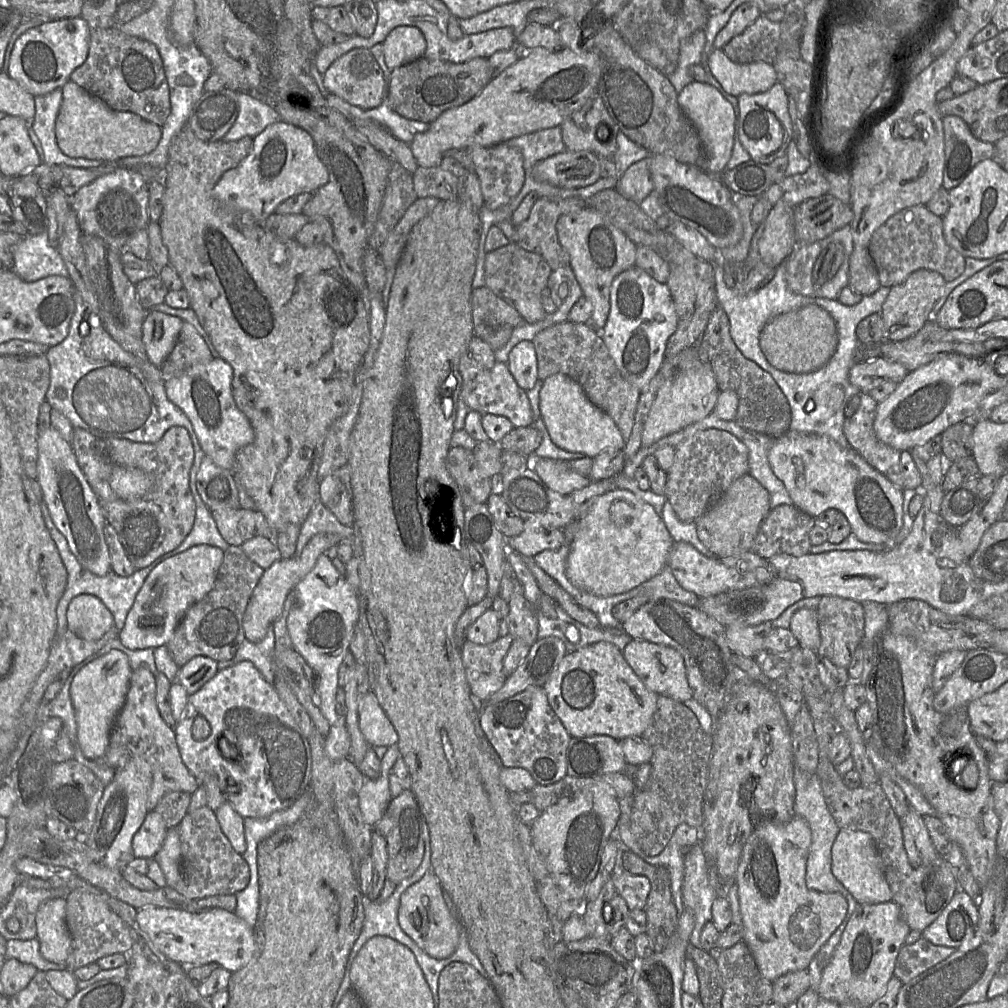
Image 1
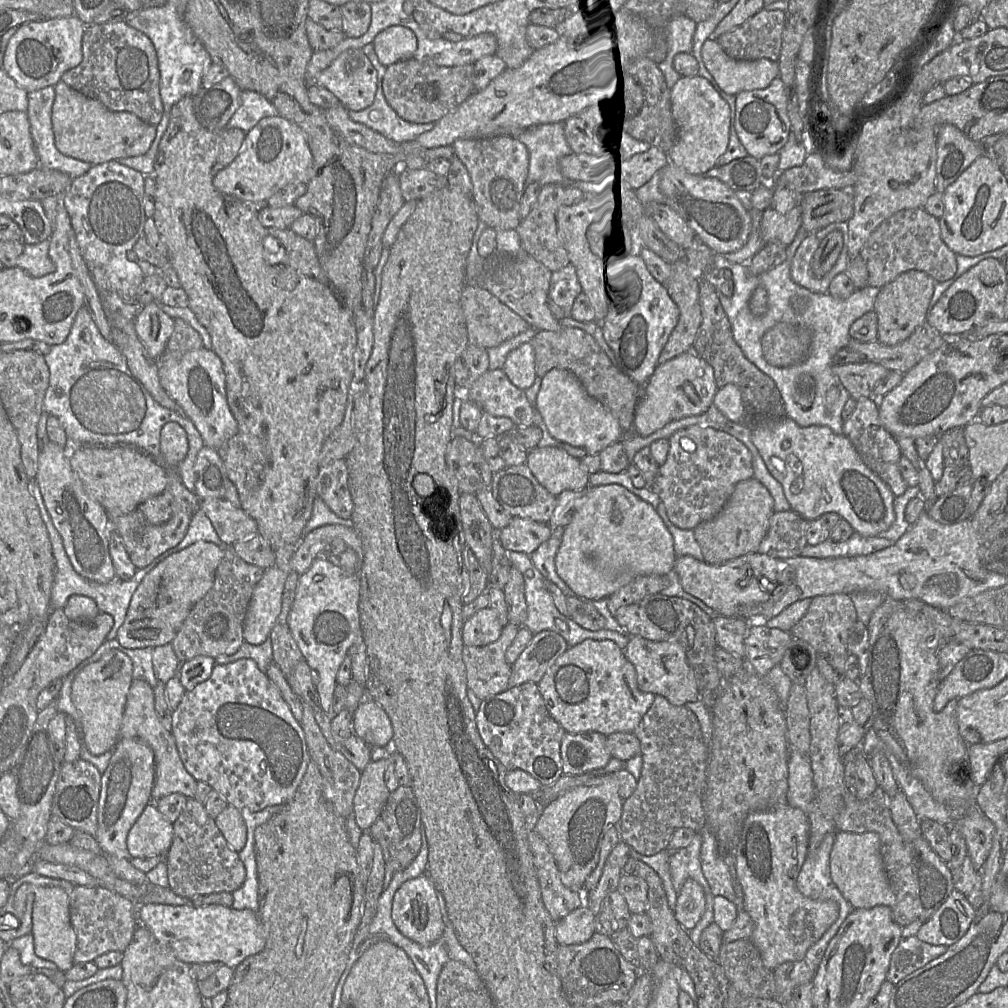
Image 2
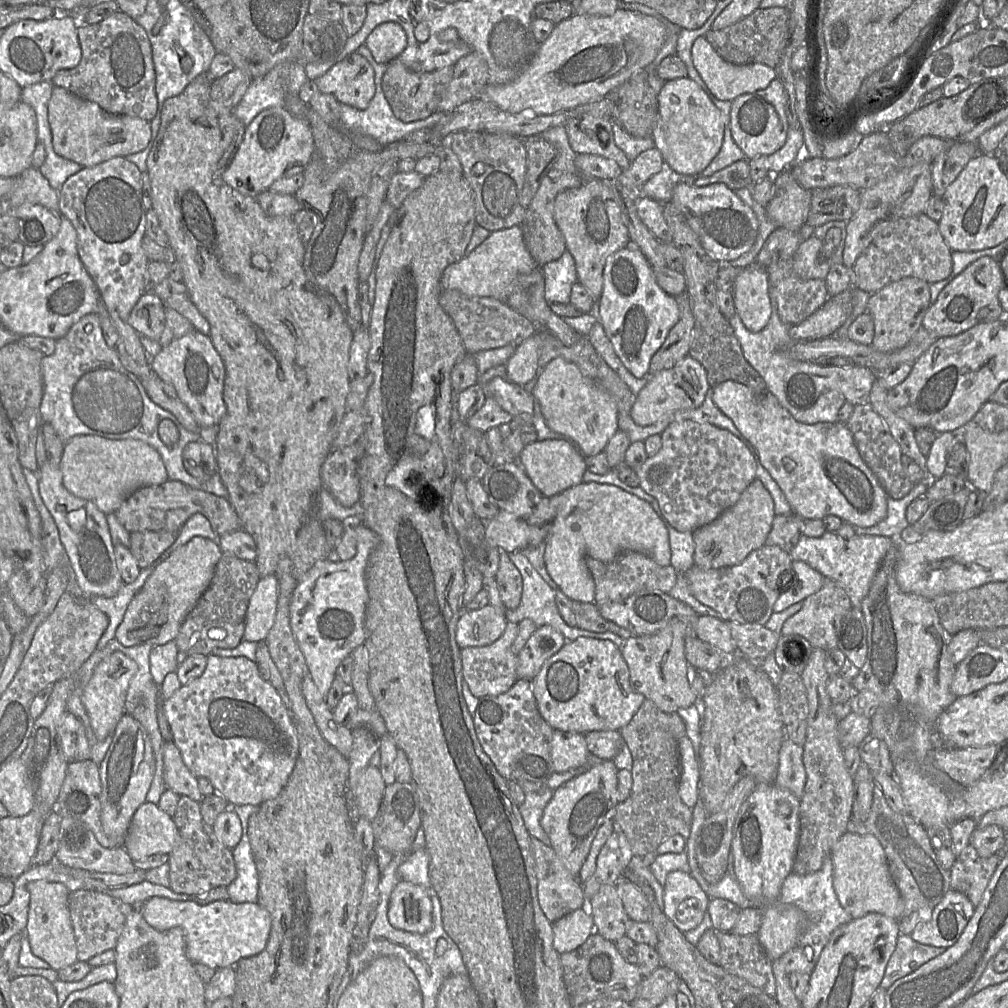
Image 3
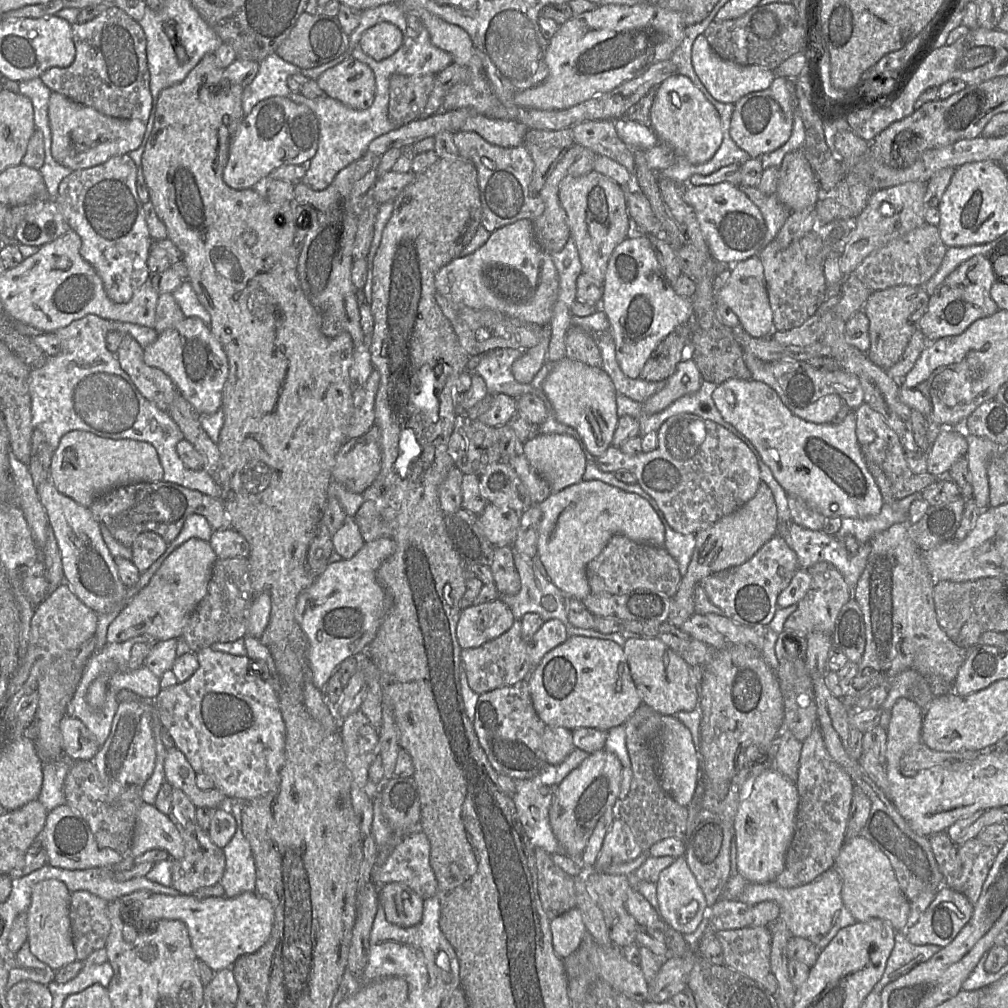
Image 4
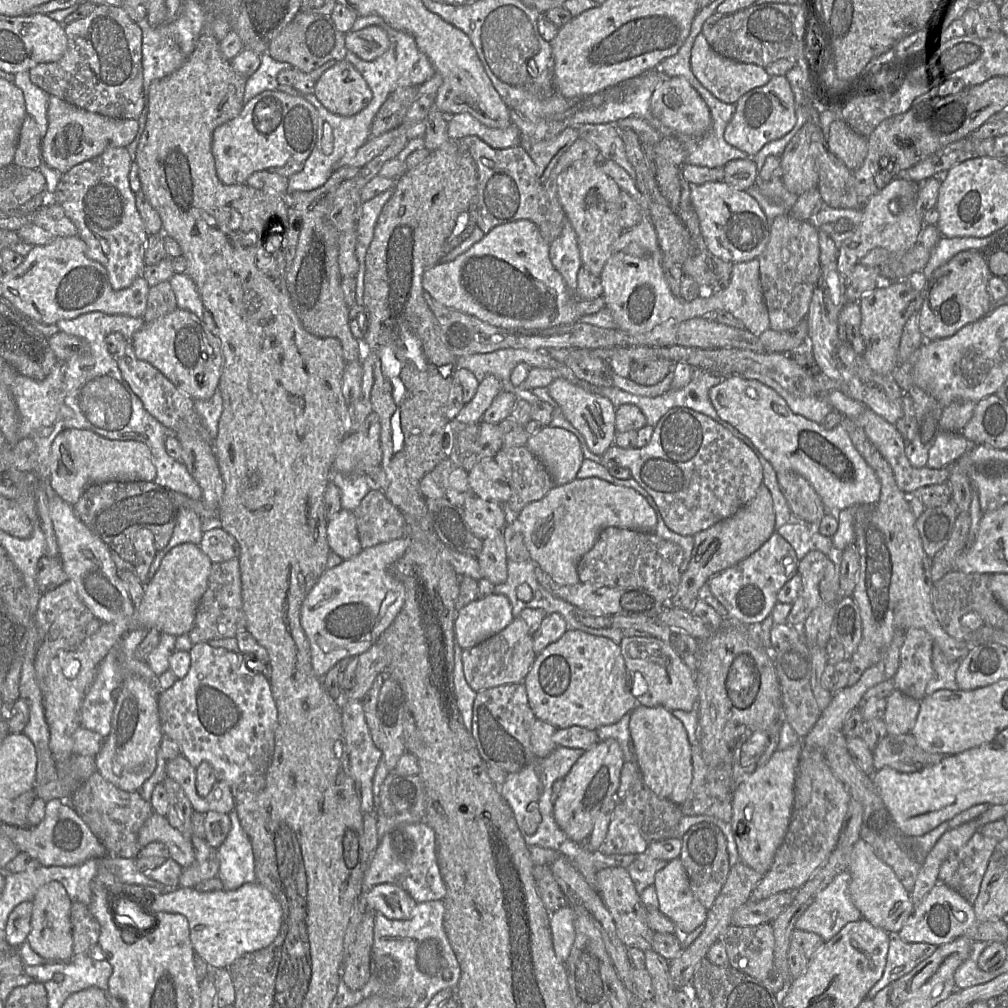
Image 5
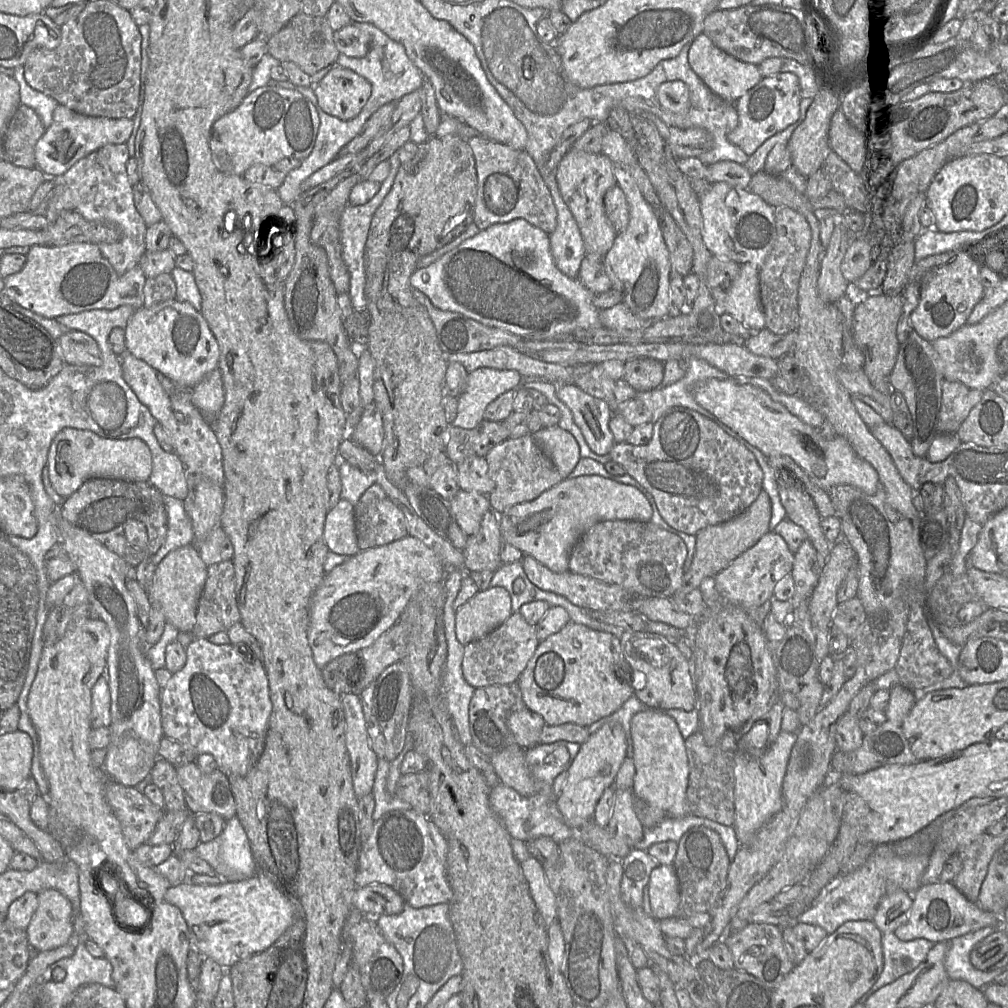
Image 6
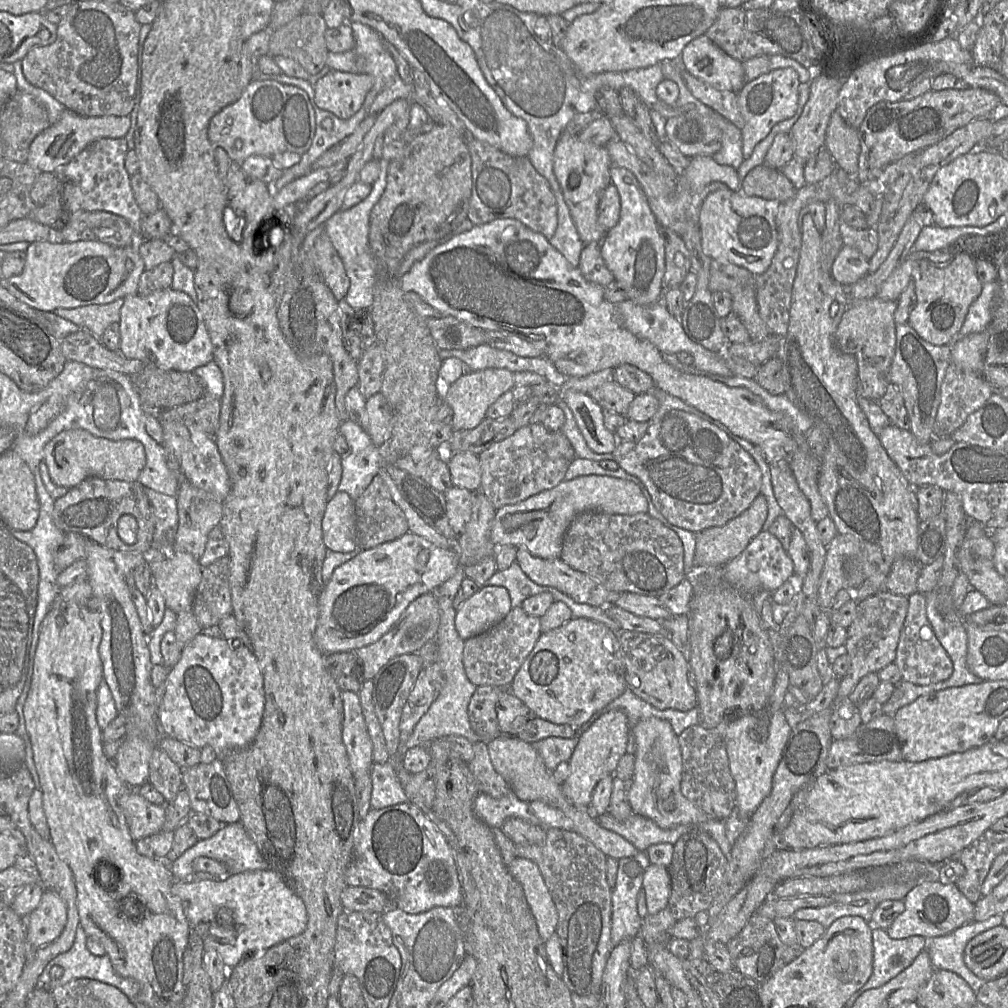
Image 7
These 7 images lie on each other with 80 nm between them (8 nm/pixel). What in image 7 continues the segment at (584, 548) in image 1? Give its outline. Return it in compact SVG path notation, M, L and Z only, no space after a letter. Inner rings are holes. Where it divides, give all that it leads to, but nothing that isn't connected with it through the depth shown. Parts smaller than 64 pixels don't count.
M580 476L573 480L563 480L554 488L517 504L497 509L490 538L495 547L523 547L539 558L560 558L564 535L570 523L578 514L591 510L608 514L635 515L648 512L648 503L640 487L632 481L613 476Z

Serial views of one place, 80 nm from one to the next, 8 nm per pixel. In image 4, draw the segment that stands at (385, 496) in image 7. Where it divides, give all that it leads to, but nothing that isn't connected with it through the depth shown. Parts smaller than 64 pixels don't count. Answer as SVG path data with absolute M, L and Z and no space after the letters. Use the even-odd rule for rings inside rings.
M374 499L365 500L353 520L358 526L364 542L378 538L392 538L392 524L382 515L382 506Z

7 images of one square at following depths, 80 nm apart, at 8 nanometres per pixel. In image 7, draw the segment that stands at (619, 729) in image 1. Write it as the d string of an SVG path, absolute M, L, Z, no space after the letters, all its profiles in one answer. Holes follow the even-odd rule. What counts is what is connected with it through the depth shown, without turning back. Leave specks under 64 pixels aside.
M572 618L564 625L540 635L533 650L516 673L509 691L530 708L536 717L554 724L568 724L581 733L583 724L620 697L627 688L619 634L601 622Z

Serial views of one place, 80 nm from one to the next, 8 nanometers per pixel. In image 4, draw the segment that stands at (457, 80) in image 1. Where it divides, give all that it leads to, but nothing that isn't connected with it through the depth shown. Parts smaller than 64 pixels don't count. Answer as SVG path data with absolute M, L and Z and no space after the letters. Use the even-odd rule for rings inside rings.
M393 74L389 82L388 118L403 126L423 116L435 75L406 76Z

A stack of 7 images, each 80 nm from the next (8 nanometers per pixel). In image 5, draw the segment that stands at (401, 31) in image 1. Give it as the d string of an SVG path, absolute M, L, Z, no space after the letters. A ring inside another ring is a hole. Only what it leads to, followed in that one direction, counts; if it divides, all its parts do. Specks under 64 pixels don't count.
M368 26L361 30L349 31L345 34L345 46L365 61L372 61L381 56L389 48L387 33L378 26Z

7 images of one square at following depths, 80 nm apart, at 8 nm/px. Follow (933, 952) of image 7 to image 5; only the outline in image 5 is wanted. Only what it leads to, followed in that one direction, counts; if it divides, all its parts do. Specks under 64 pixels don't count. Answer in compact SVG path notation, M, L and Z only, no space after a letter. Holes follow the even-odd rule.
M974 941L969 957L957 968L954 974L956 988L965 989L984 984L997 977L997 970L983 971L978 966L978 959L986 945L991 942Z

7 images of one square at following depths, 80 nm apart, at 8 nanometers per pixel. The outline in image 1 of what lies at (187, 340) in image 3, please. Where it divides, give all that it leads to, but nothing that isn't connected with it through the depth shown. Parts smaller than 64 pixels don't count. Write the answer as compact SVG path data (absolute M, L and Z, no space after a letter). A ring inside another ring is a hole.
M221 358L197 364L181 375L166 380L168 399L188 417L203 449L221 468L233 471L237 452L253 442L254 430L248 418L237 407L232 394L232 367Z

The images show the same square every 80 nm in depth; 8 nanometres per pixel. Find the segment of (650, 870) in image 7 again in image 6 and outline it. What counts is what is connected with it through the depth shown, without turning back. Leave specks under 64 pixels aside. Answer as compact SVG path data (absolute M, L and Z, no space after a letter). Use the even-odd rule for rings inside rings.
M659 865L652 870L648 891L653 918L660 921L678 916L680 890L673 865Z

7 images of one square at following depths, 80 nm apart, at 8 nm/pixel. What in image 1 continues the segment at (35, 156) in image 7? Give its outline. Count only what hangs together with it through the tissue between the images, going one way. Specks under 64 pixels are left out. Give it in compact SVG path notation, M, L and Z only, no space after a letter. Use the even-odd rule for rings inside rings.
M68 81L62 87L62 103L56 118L55 134L61 151L72 158L117 163L130 156L152 152L162 136L162 128L128 111L116 111L78 84Z

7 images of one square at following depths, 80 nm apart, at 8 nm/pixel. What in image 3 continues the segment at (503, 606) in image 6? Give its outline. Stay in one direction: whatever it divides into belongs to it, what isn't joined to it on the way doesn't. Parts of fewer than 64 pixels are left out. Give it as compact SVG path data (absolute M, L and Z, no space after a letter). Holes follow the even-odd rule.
M490 604L477 610L463 610L456 628L456 642L462 648L494 643L507 626L505 612Z

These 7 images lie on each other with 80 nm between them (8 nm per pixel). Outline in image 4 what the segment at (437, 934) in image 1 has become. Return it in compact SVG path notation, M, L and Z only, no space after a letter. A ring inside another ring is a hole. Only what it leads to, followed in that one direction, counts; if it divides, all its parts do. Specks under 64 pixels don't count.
M399 882L378 888L379 904L383 907L388 922L400 927L411 927L421 921L424 899L414 890Z

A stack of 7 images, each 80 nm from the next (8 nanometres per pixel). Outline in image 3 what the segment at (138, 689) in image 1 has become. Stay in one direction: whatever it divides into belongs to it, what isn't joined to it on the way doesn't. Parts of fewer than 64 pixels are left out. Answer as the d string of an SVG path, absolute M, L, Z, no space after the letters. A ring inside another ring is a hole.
M173 741L164 743L163 779L166 789L179 796L187 796L196 802L204 799L198 788L197 777L184 764L181 753Z

